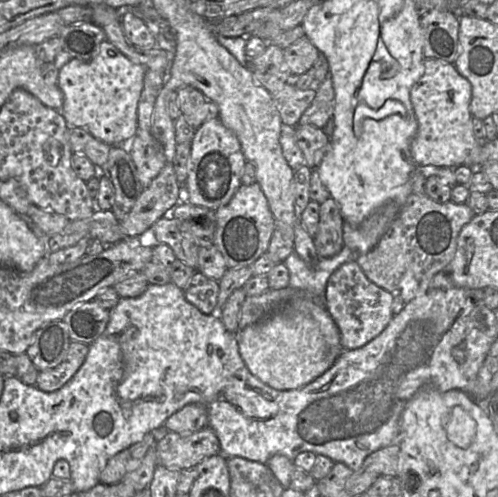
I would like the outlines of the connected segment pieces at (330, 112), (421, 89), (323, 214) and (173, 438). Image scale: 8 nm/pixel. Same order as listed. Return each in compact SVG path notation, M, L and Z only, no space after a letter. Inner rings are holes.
M328 74L325 80L316 89L316 96L312 104L302 114L299 124L312 125L323 129L333 118L335 110L335 91L333 81Z
M425 58L424 66L423 76L411 90L411 101L418 120L418 131L411 144L412 158L416 166L474 166L481 141L473 131L470 111L472 85L453 63Z
M330 196L320 204L320 220L314 244L320 257L332 257L338 254L343 242L344 220L337 202Z
M209 426L188 435L169 431L155 447L158 465L178 470L196 467L204 459L221 453L219 439Z

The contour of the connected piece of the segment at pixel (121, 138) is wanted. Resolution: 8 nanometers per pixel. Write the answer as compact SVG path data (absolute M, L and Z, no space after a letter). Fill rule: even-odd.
M105 40L95 58L71 59L59 70L57 85L63 93L60 112L68 126L84 129L101 142L118 146L137 134L138 103L145 73L143 65L132 62Z

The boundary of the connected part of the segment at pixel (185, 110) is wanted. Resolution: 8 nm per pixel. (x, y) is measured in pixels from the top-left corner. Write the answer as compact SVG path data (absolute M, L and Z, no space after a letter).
M192 86L178 90L178 105L188 124L195 130L204 122L219 117L217 105Z

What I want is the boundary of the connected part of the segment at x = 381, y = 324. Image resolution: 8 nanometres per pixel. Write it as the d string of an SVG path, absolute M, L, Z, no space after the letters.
M356 260L339 266L330 276L324 293L324 306L337 324L344 350L361 348L378 336L393 317L394 296L371 282Z

